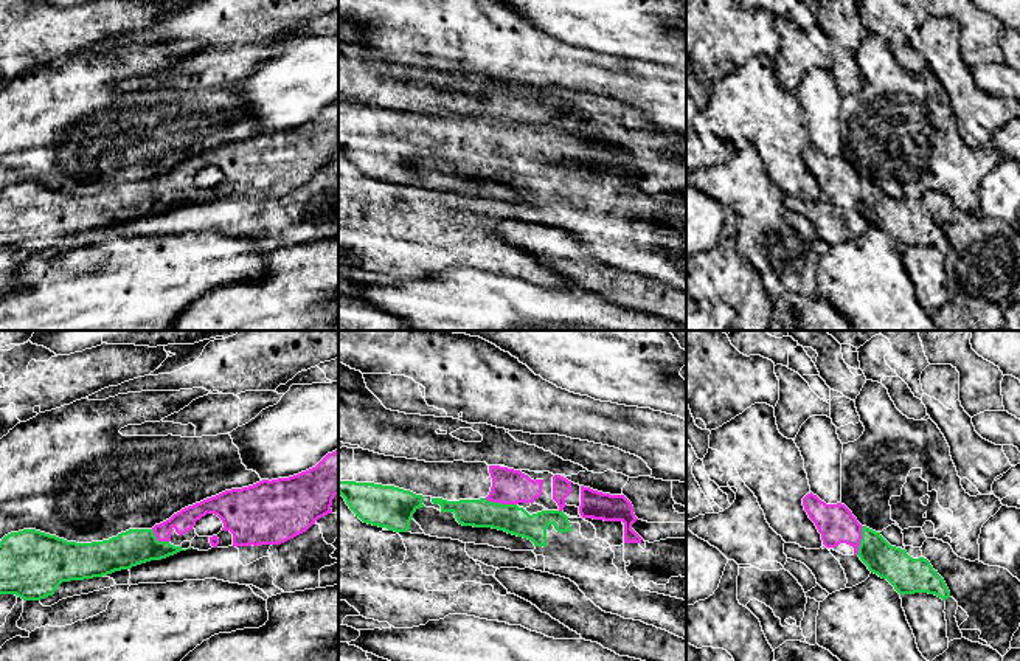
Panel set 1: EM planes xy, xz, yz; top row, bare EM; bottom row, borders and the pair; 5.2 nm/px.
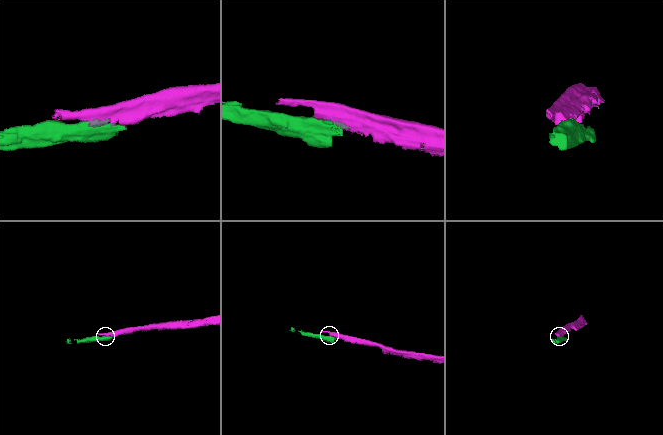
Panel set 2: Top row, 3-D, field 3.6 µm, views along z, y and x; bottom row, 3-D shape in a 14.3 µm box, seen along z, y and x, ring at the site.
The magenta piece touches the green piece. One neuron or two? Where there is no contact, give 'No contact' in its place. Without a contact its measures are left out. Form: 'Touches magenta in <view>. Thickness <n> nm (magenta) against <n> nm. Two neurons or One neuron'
Touches magenta in xz. Thickness 180 nm (magenta) against 150 nm. One neuron

